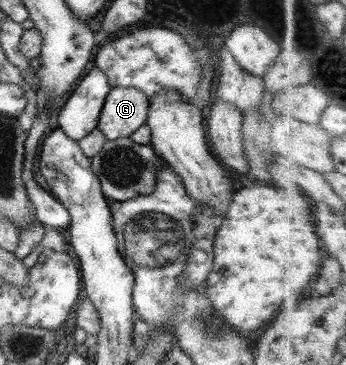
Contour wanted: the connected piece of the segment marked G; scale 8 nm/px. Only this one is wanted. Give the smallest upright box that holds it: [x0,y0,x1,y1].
[96,87,149,141]

